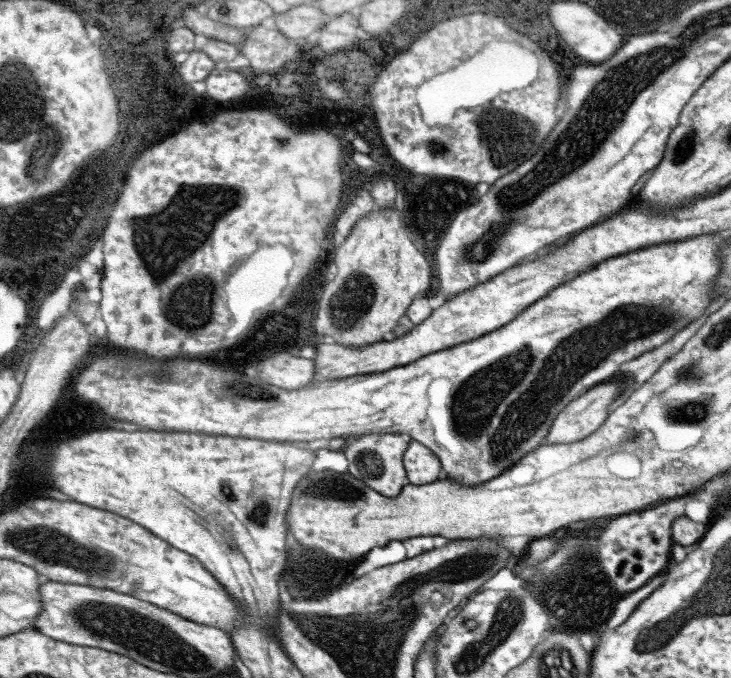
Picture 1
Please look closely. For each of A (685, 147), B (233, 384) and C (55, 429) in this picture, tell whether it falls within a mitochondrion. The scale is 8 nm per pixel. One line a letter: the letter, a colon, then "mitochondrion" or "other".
A: mitochondrion
B: mitochondrion
C: other

